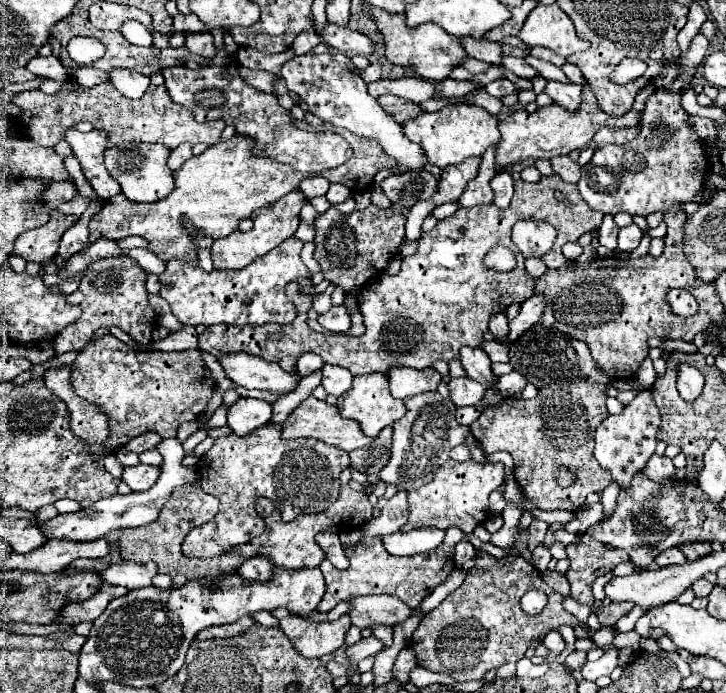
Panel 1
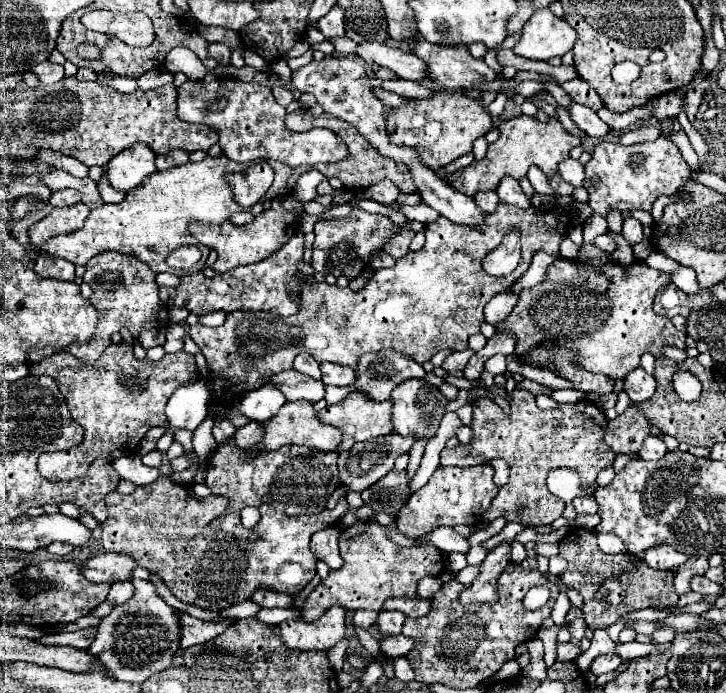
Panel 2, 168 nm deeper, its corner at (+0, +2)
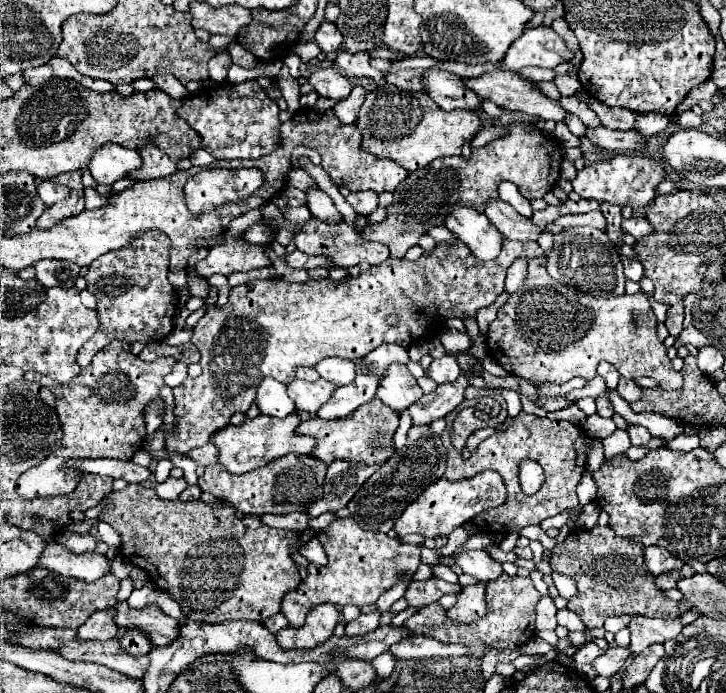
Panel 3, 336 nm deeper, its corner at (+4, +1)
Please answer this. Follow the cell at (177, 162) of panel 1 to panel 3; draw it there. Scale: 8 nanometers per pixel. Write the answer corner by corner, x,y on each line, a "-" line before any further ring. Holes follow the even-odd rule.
146,144
140,150
140,156
142,156
142,166
138,168
138,172
130,172
130,178
134,178
134,180
164,178
176,170
176,164
156,146

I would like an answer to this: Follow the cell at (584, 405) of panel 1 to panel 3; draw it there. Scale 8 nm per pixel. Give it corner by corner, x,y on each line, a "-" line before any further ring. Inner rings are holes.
465,399
445,417
446,429
441,436
447,450
444,476
448,480
460,480
460,478
474,476
482,470
496,470
504,478
508,496
506,496
506,504
492,508
490,512
478,514
474,518
474,524
484,532
516,532
524,526
540,524
542,520
556,516
566,508
576,508
578,506
576,486
580,484
580,478
586,472
586,460
588,460
588,454
592,452
594,438
590,438
578,424
572,424
566,420
548,420
522,410
506,432
494,432
484,442
480,442
472,454
464,456
462,450
456,450
452,446
450,433
458,413
467,406
475,406
475,404
476,400
-
522,460
534,460
544,468
544,474
546,474
544,486
534,496
526,496
518,484
518,464

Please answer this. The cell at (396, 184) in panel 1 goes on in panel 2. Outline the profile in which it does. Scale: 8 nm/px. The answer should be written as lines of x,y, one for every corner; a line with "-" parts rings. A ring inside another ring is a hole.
384,179
382,183
376,183
374,187
368,187
364,191
356,191
354,197
356,199
372,199
372,201
378,201
382,205
390,205
398,197
398,187
394,187
394,183

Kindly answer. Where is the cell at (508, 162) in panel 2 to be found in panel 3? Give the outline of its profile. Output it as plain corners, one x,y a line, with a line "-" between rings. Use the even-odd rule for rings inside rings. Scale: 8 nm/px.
510,124
508,134
478,148
468,160
462,156
446,156
434,160
422,170
410,172
408,178
394,190
394,204
388,206
388,218
380,224
364,228
362,236
366,240
386,244
390,248
390,258
404,258
406,250
414,246
430,226
442,224
444,206
460,204
484,212
486,200
496,198
498,184
504,180
514,182
528,200
542,198
556,184
562,160
564,154
560,144
554,138
542,134
542,130
534,128
534,124

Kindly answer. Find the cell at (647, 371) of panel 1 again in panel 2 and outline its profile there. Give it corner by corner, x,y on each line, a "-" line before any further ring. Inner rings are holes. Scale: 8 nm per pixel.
638,367
624,377
624,391
632,399
632,403
646,401
656,391
656,379
652,375
648,375
642,367

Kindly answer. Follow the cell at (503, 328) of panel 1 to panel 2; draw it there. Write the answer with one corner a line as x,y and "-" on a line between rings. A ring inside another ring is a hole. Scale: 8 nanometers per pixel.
510,289
510,291
504,291
504,293
498,293
498,295
496,295
494,299
490,299
490,303
486,305
486,311
484,311
486,321
492,323
492,325
500,323
502,319
506,319
506,315
512,313
516,301
518,301
518,293
514,293
512,289

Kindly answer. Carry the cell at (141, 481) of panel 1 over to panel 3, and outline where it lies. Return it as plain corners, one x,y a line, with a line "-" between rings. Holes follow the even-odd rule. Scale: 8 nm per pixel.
76,460
66,466
74,466
86,474
102,474
110,478
122,478
126,482
146,482
150,476
150,470
144,466
134,464
132,460

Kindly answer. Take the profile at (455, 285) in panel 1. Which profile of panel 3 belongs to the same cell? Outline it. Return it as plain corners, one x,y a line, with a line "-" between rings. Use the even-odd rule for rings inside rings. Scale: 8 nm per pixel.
504,238
500,256
494,258
494,260
482,262
482,260
478,260
478,256
474,256
474,252
466,250
460,240
454,240
454,242
438,242
436,248
434,248
430,254
424,252
418,260
406,260
406,258
394,260
394,258
388,258
388,260
384,260
384,262
378,264
378,266
370,266
370,268
368,268
364,274
360,274
358,278
350,278
350,276
348,276
348,278
344,278
342,282
332,282
332,280
326,278
326,280
308,280
308,282
304,282
304,284
292,284
292,282
286,282
286,280
282,280
282,278
266,278
266,280
252,280
252,282
246,282
246,284
242,284
242,286
232,288
226,306
222,306
222,308
220,308
220,306
212,306
210,310
206,310
206,314
198,320
198,324
196,324
194,330
192,330
192,344
194,344
194,346
200,350
200,354
202,354
202,358
200,358
202,374
200,374
198,378
188,378
188,380
182,382
182,386
174,388
174,400
176,400
174,414
176,414
176,426
178,426
178,430
176,430
174,436
166,438
166,450
168,450
168,452
182,452
182,454
186,454
186,452
190,452
192,448
198,448
208,443
210,436
212,436
214,432
218,432
218,428
228,426
228,420
230,420
232,414
236,414
236,412
246,412
246,410
252,406
252,402
254,402
254,392
256,392
258,384
260,384
266,376
272,376
272,378
276,378
276,380
282,382
282,384
288,384
288,382
294,378
294,372
296,372
298,366
316,366
320,360
324,360
324,358
328,358
328,356
338,356
338,358
356,362
356,360
360,360
362,356
366,356
368,352
372,352
374,348
378,348
382,342
394,342
394,344
400,344
402,348
410,348
416,340
428,340
432,334
436,334
436,332
444,326
444,320
446,320
446,318
460,318
460,320
476,318
476,314
478,314
480,308
494,304
494,300
504,292
506,270
508,270
508,266
510,266
514,260
518,260
518,258
530,260
530,258
536,258
536,256
542,256
542,254
544,254
542,248
540,248
538,242
534,242
534,240
522,242
522,240
506,240
506,238

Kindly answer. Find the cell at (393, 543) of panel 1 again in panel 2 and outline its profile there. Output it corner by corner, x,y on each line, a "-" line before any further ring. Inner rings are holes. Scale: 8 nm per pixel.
438,527
436,531
432,531
430,535
424,535
420,539
420,543
434,543
440,551
444,553
468,553
470,549
470,543
466,537
462,537
460,533
456,533
452,527

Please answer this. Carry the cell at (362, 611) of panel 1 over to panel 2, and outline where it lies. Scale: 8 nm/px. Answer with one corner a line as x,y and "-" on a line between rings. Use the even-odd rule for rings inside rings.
400,597
400,599
388,599
384,603
386,611
402,611
406,617
422,617
430,611
430,599
422,597

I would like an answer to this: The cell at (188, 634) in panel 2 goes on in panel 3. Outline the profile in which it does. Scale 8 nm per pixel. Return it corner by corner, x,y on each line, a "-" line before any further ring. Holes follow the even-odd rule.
118,602
114,606
114,620
118,626
142,628
156,646
168,646
180,634
178,620
166,616
156,606
146,606
136,610
130,608
126,602

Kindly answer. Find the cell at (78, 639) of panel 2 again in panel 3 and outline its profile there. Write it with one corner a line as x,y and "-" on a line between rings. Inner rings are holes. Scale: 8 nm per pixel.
100,610
100,612
94,612
76,632
78,632
78,640
82,642
86,640
106,642
116,636
116,622
110,610

